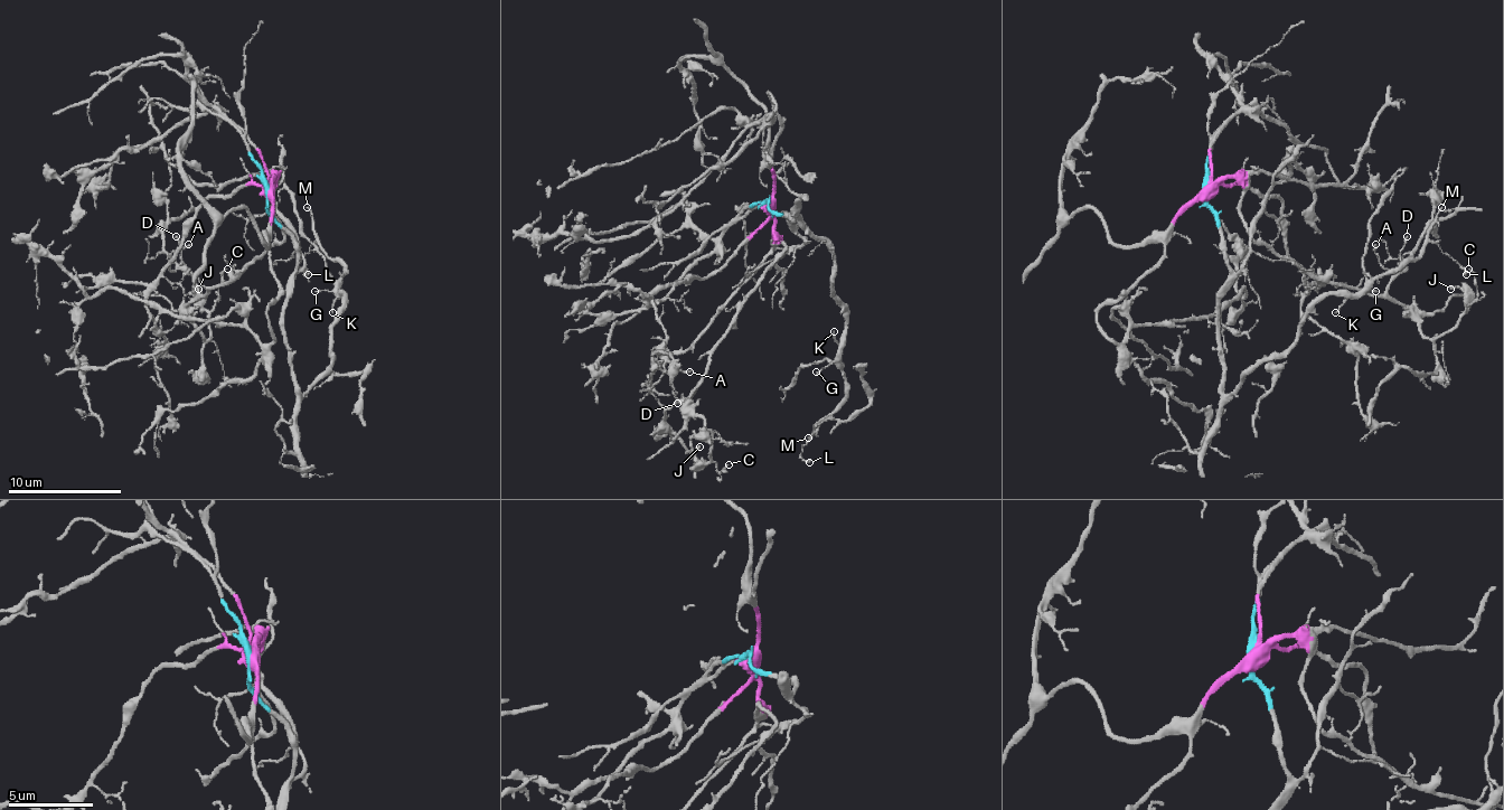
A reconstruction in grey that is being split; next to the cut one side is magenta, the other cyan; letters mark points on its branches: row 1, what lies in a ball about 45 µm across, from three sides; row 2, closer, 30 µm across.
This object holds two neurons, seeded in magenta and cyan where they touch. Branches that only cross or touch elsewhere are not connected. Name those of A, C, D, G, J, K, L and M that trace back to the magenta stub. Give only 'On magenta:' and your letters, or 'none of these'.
On magenta: A, C, D, J

